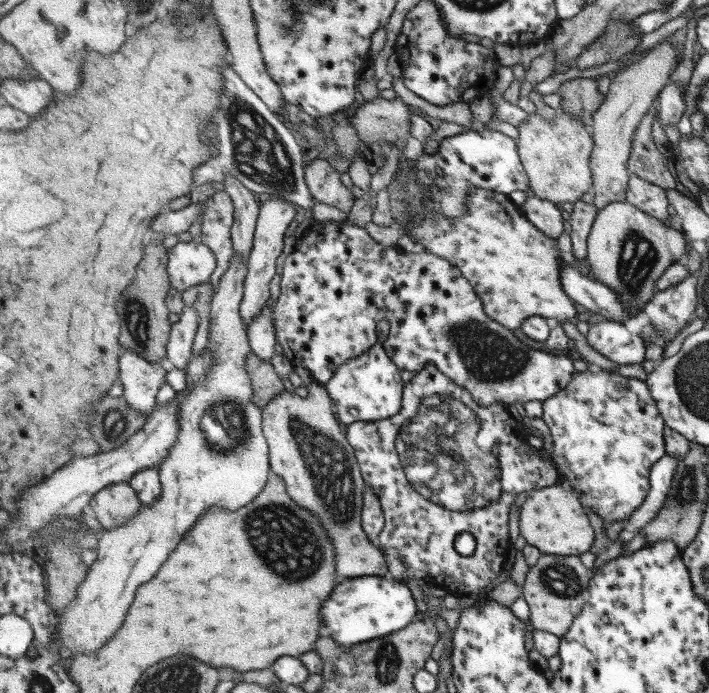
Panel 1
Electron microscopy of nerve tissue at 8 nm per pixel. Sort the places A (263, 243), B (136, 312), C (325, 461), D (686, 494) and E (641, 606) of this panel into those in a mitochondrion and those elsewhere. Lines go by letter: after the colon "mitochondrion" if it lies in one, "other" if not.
A: other
B: mitochondrion
C: mitochondrion
D: mitochondrion
E: other

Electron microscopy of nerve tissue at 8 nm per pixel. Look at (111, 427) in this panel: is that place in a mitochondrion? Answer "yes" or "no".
yes

